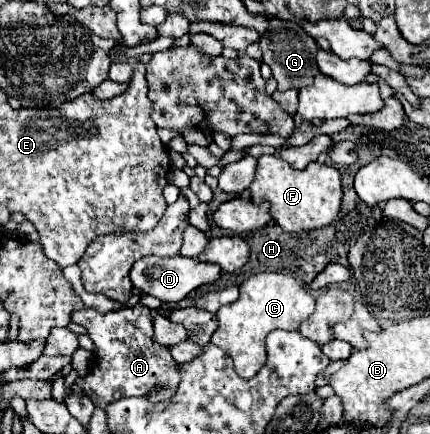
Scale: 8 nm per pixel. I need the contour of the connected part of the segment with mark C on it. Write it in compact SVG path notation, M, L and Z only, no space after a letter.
M257 273L245 279L239 287L239 299L217 311L219 327L211 341L227 349L235 361L235 371L249 379L265 365L265 337L273 329L295 331L313 313L315 299L285 273Z

